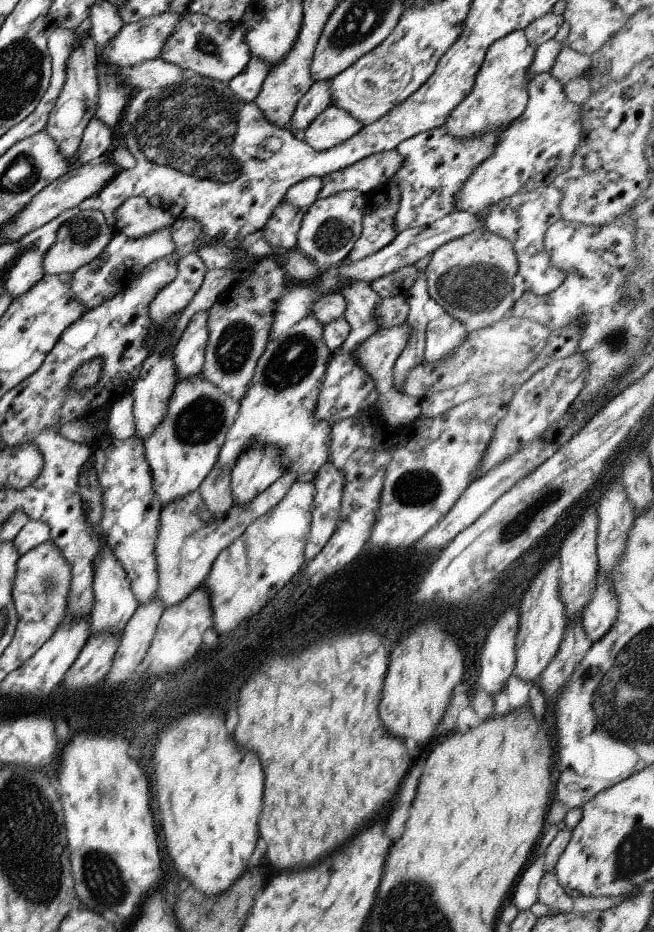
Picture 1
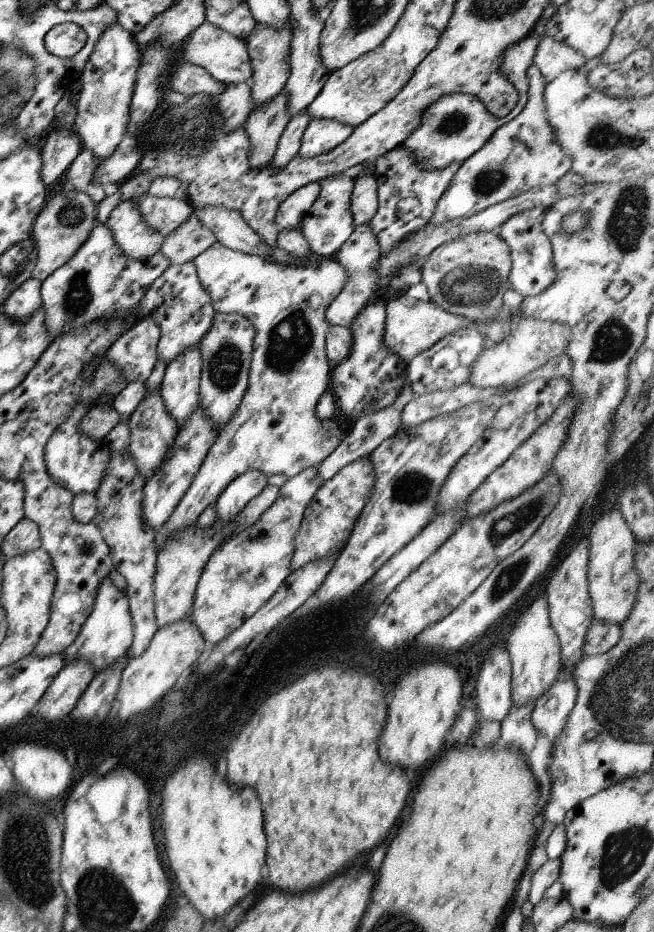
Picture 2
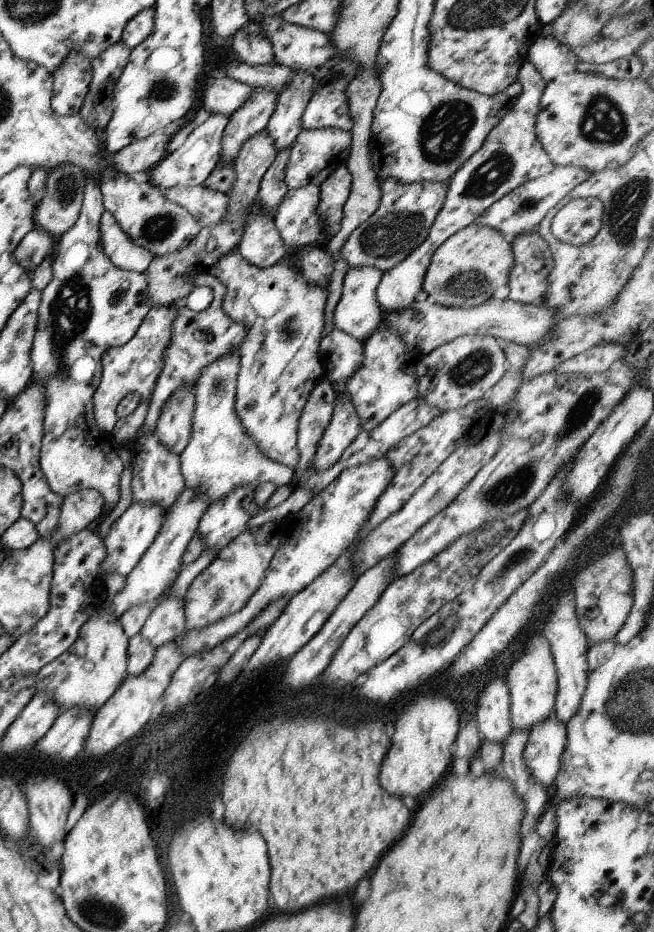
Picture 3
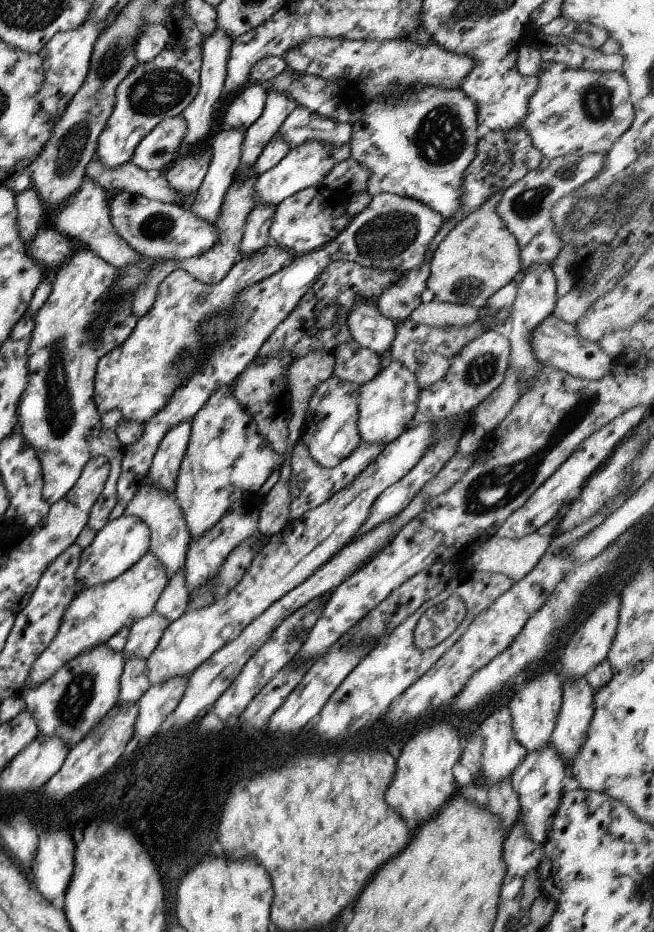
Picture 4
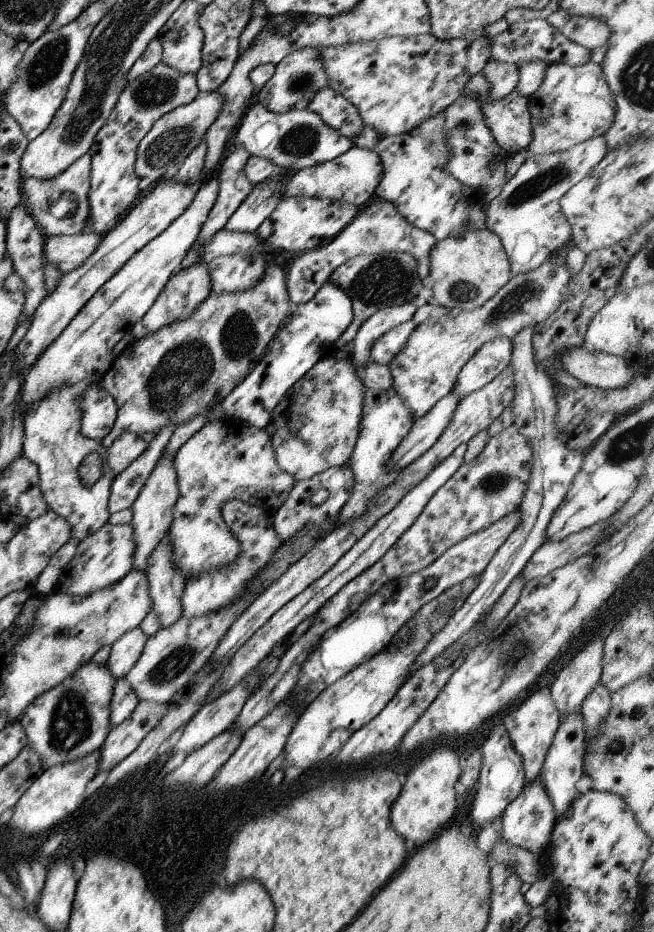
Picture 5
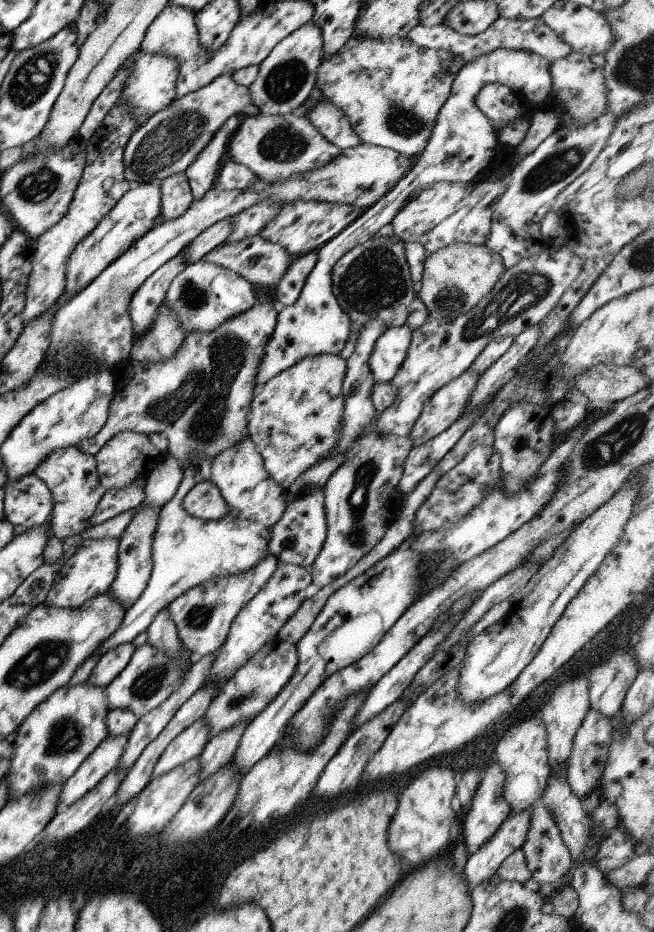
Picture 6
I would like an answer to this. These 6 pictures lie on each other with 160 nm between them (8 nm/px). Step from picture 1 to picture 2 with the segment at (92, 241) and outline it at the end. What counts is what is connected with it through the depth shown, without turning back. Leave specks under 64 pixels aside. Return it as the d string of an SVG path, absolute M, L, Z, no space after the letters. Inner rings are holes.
M61 183L57 188L57 194L43 205L32 226L31 239L35 240L37 246L37 263L30 276L40 281L63 266L76 253L90 235L96 220L96 206L85 193L65 183Z

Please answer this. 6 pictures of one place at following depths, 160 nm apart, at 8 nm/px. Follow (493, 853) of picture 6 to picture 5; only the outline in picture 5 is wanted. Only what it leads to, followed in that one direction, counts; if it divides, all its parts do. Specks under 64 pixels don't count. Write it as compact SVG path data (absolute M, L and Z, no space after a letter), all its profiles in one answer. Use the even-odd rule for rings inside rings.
M539 775L527 783L520 793L509 802L500 818L501 828L497 830L497 841L505 841L513 846L521 847L527 852L541 854L550 841L556 814Z

